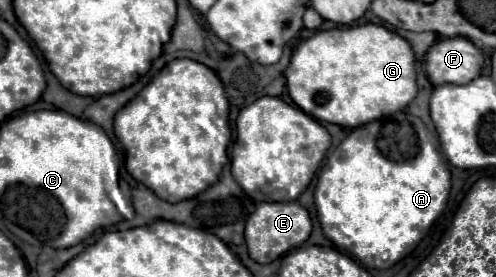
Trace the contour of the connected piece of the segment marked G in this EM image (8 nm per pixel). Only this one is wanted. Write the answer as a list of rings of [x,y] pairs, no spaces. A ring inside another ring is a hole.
[[[380,24],[342,26],[332,30],[320,30],[312,38],[302,40],[295,47],[290,66],[284,72],[288,94],[298,108],[316,120],[338,124],[344,128],[356,128],[372,120],[390,116],[406,108],[416,96],[416,70],[414,52],[410,44],[396,32],[386,30]]]

